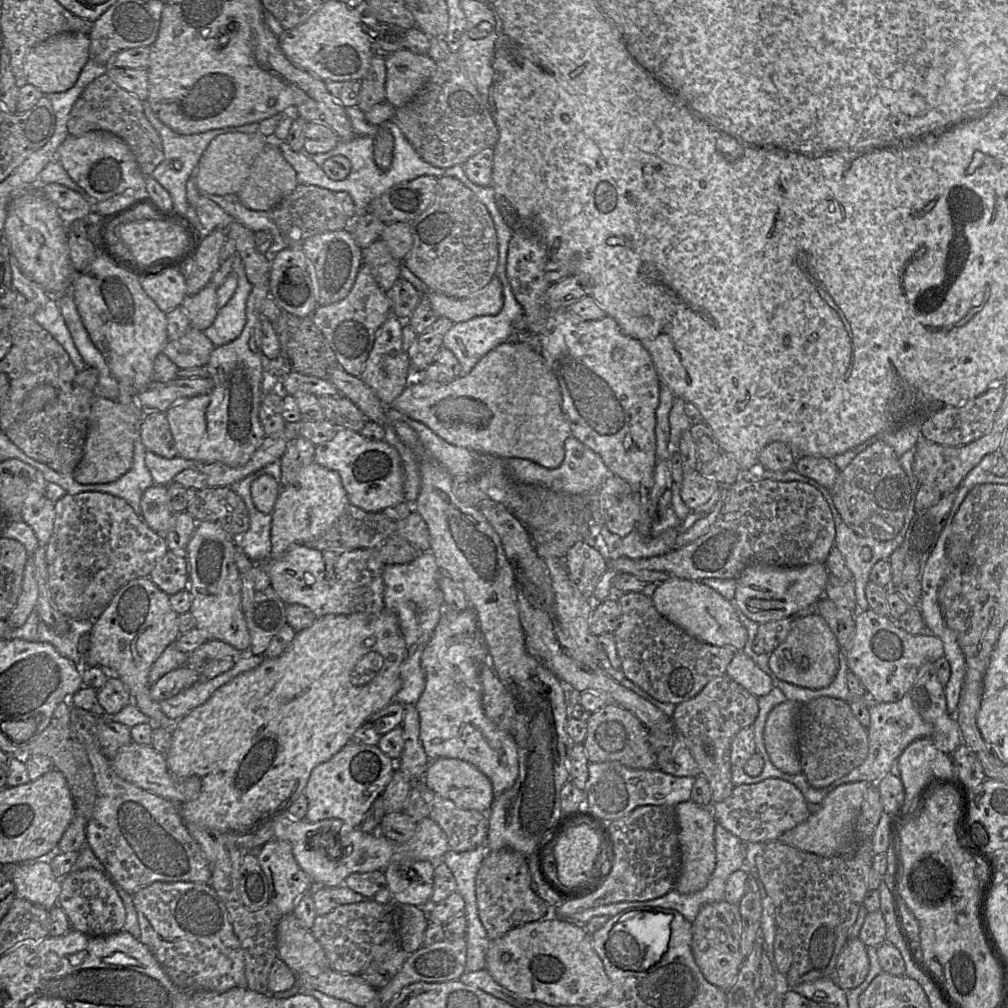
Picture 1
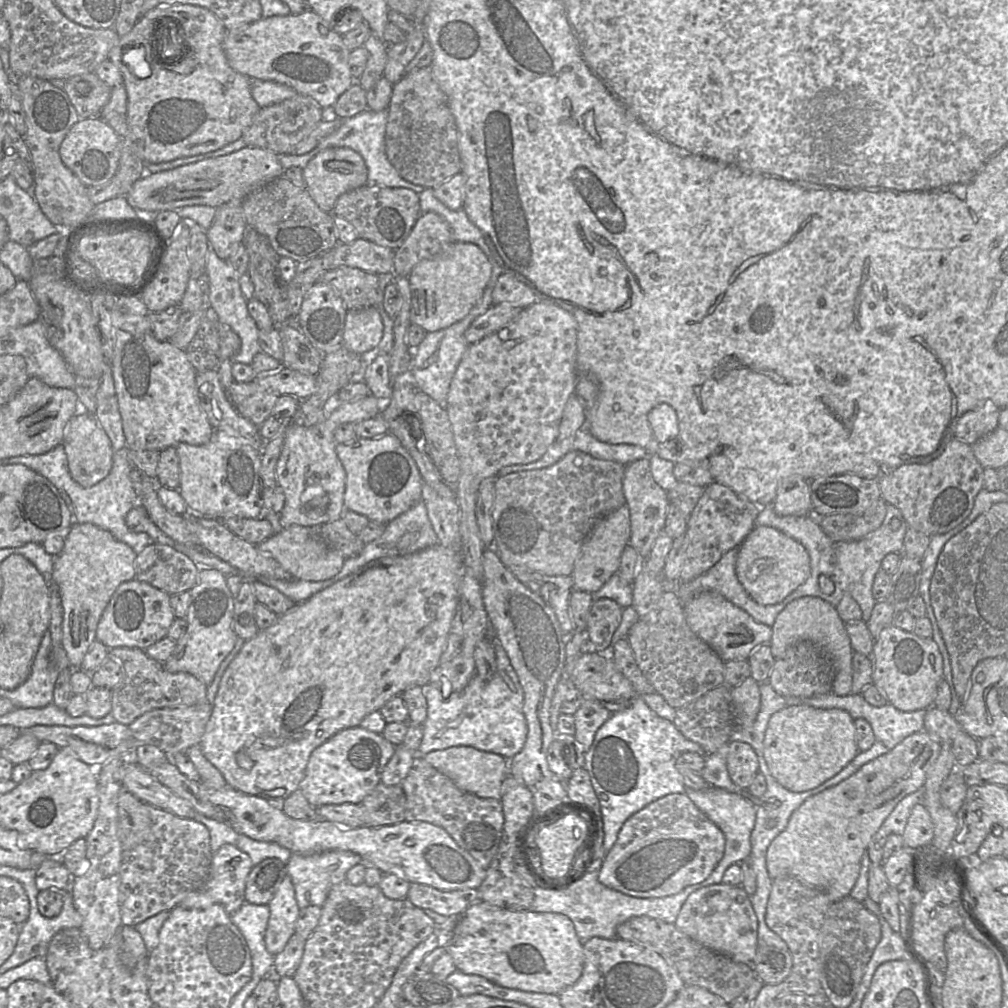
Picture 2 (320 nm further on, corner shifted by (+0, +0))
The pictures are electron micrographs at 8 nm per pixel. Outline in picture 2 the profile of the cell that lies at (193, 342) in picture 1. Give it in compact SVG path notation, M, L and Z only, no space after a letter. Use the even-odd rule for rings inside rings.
M234 381L227 389L226 396L236 411L257 427L271 416L279 397L253 381L249 383Z

